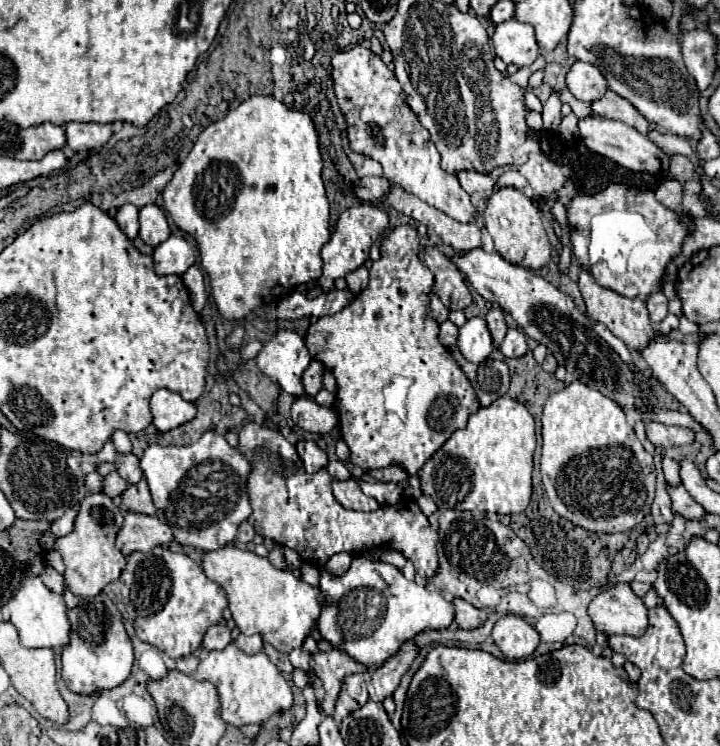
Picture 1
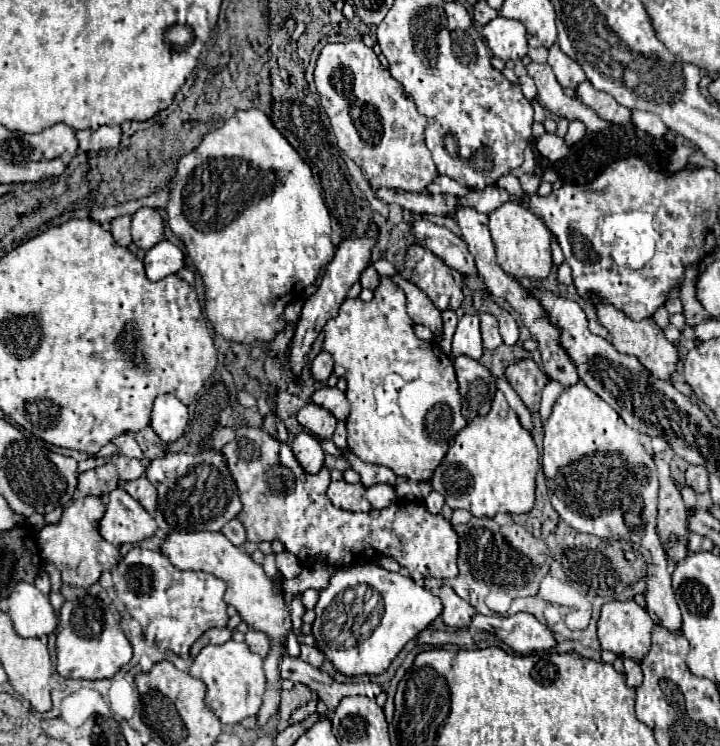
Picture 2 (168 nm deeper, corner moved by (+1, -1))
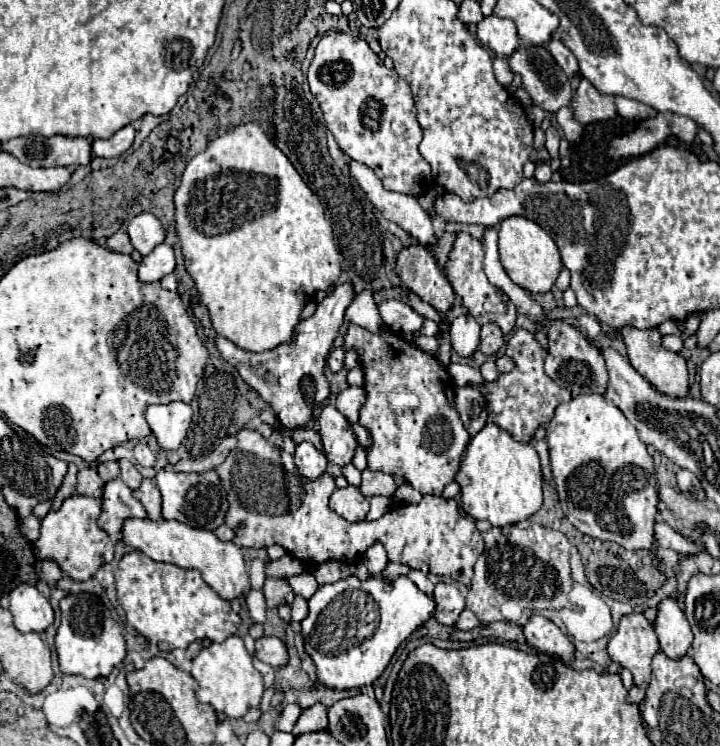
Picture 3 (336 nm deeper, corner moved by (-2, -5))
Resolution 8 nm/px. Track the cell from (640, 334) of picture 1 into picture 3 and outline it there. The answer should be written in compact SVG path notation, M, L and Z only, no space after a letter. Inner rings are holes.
M621 327L619 335L627 347L627 355L631 365L657 387L657 391L673 397L685 397L689 391L689 371L687 371L687 361L683 355L667 351L661 345L661 335L657 329L635 329L635 327Z

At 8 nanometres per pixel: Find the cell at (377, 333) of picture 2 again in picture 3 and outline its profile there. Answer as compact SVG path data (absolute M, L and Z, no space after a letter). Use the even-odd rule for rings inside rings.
M349 323L343 339L343 349L357 351L359 363L363 367L365 403L359 411L359 425L363 425L371 435L371 445L367 447L367 467L371 471L399 475L423 495L441 495L445 485L453 481L453 475L457 473L461 455L469 441L469 433L463 427L459 413L453 405L455 385L451 385L447 369L437 361L437 357L421 351L417 345L413 345L385 325L377 333L371 333L365 327Z

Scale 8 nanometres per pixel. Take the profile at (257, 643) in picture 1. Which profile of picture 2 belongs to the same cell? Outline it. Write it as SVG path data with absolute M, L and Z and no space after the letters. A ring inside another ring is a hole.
M248 631L246 633L246 645L250 647L252 653L258 653L262 659L266 659L266 655L270 653L270 639L266 633L262 631Z

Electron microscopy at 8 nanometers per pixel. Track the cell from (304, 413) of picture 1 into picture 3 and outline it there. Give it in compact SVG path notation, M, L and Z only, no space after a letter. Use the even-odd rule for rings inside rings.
M327 405L317 417L317 433L321 435L325 455L335 465L347 465L355 453L355 435L349 421L333 407Z

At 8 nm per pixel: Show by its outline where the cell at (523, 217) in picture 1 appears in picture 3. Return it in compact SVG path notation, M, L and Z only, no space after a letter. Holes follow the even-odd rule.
M521 215L507 217L499 223L499 259L511 281L531 293L551 291L563 267L555 241L543 231L541 225Z

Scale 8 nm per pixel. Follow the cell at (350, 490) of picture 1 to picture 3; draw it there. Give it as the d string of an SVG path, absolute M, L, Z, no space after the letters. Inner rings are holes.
M347 485L345 489L335 489L331 495L331 509L347 521L363 521L369 513L369 501L361 495L359 487Z

